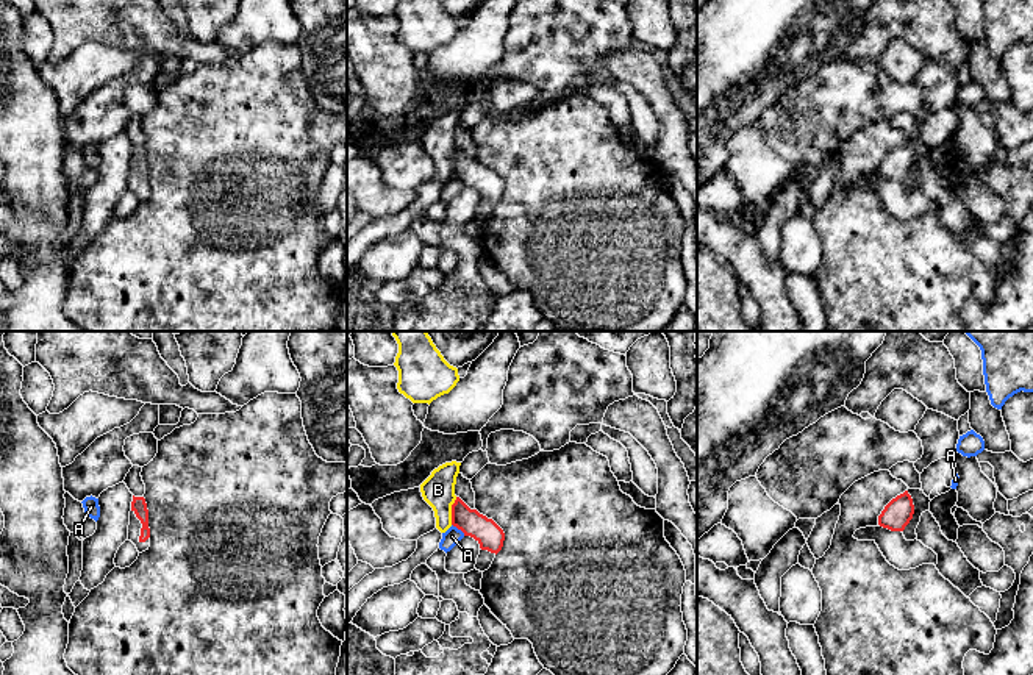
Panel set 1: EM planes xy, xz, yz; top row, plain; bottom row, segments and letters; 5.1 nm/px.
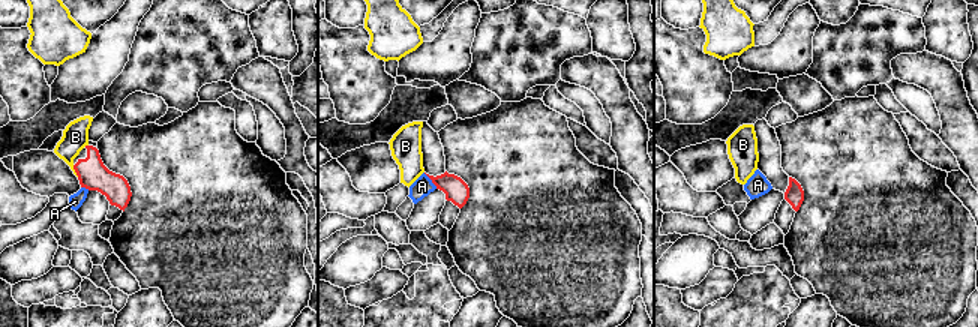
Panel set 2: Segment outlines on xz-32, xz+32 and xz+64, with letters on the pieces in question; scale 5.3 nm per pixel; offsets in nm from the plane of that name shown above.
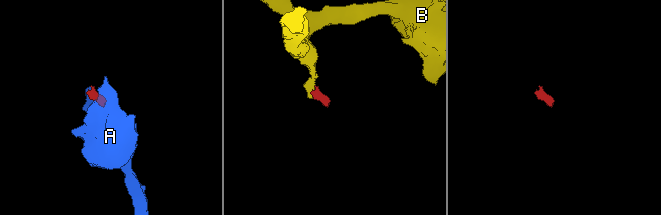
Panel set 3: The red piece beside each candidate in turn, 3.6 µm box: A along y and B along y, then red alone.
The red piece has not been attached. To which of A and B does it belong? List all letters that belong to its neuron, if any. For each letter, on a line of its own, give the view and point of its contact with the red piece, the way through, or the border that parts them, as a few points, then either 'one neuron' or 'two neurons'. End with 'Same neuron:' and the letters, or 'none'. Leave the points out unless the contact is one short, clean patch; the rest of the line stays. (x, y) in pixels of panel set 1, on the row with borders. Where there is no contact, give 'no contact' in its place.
A: meets red in xz at (458, 528); border along xz (452, 524), (464, 535); two neurons
B: meets red in xz at (452, 511); border along xz (457, 497), (452, 505), (450, 524); two neurons
Same neuron: none

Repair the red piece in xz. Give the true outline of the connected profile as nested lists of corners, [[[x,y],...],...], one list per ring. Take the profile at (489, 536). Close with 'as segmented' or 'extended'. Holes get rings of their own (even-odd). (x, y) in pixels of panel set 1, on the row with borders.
[[[459,497],[452,505],[452,525],[480,544],[475,569],[480,572],[488,570],[503,547],[503,530],[492,519],[470,509]]] | extended

